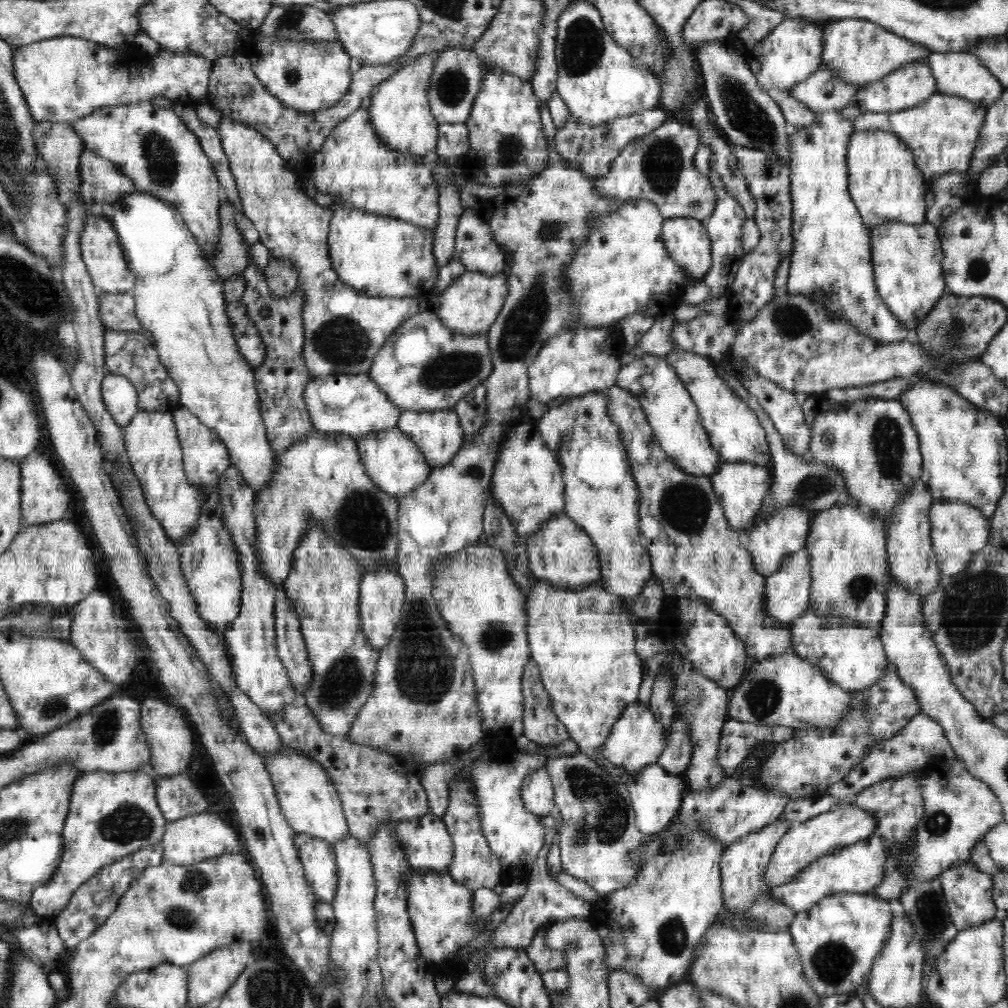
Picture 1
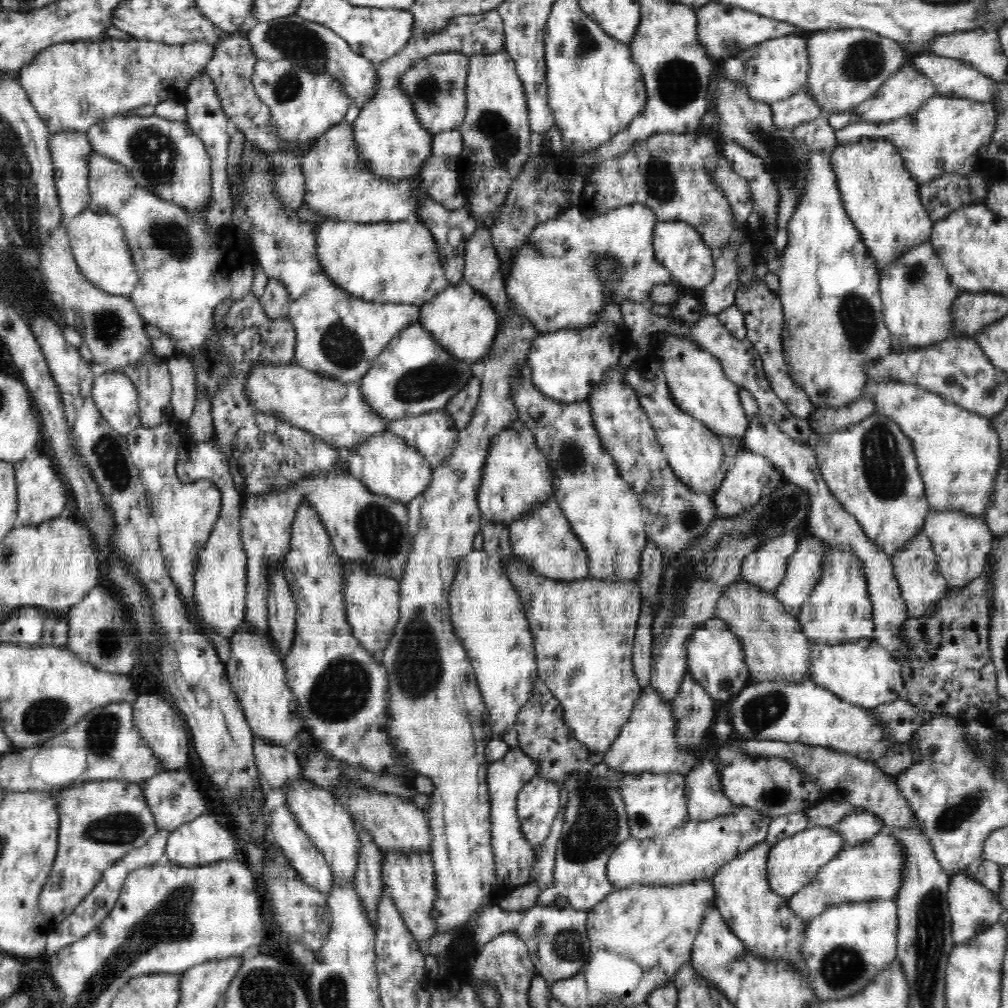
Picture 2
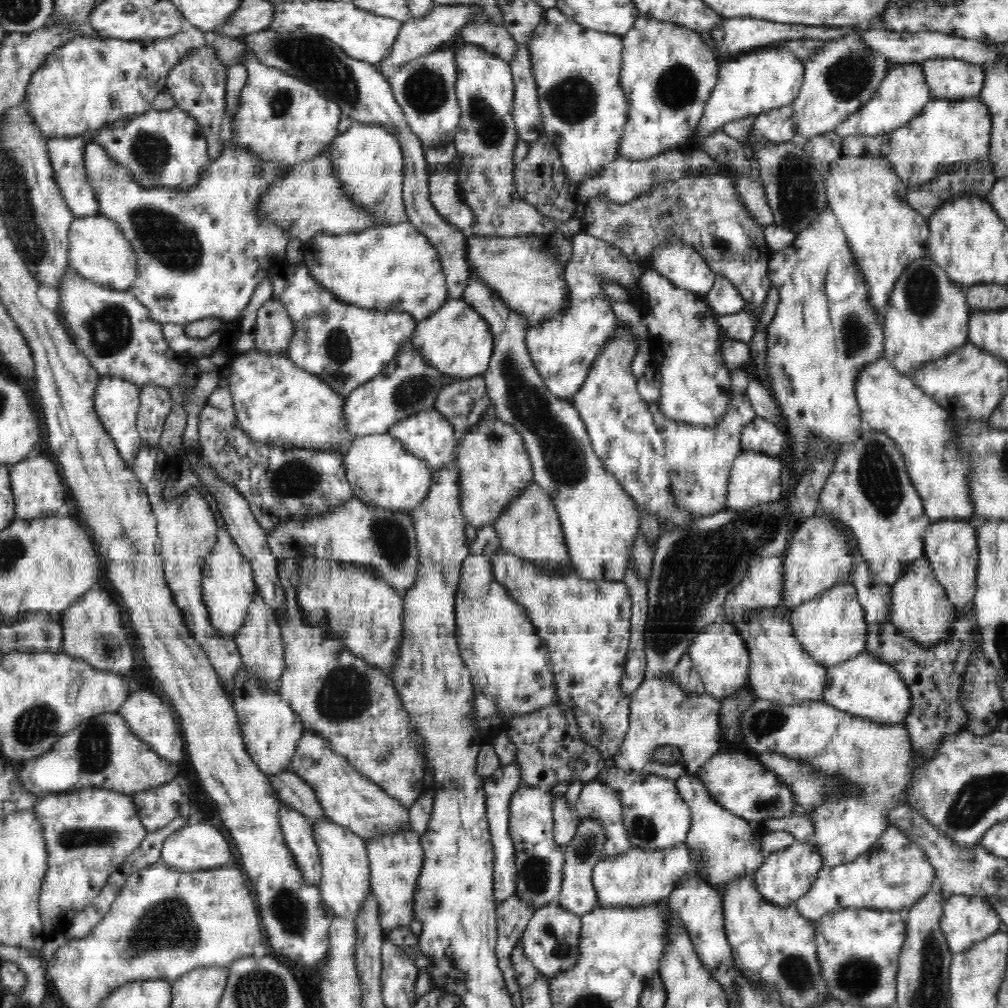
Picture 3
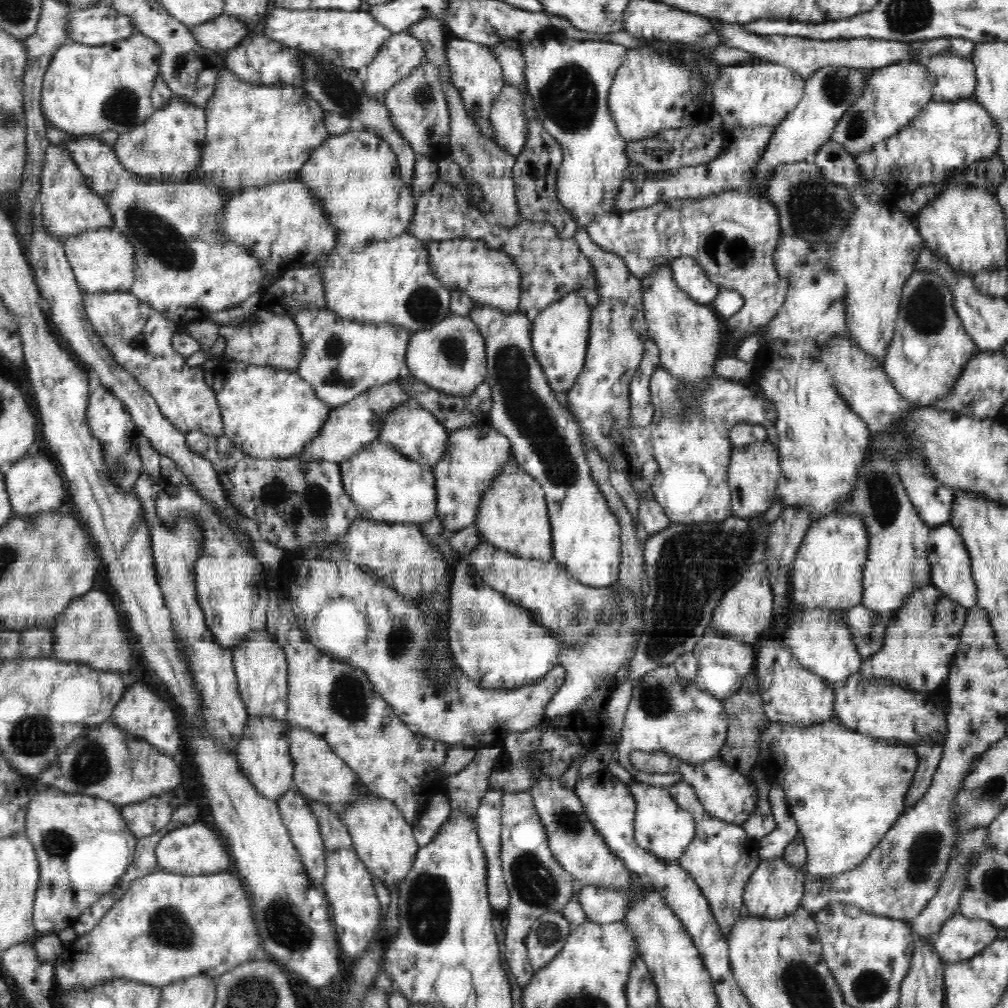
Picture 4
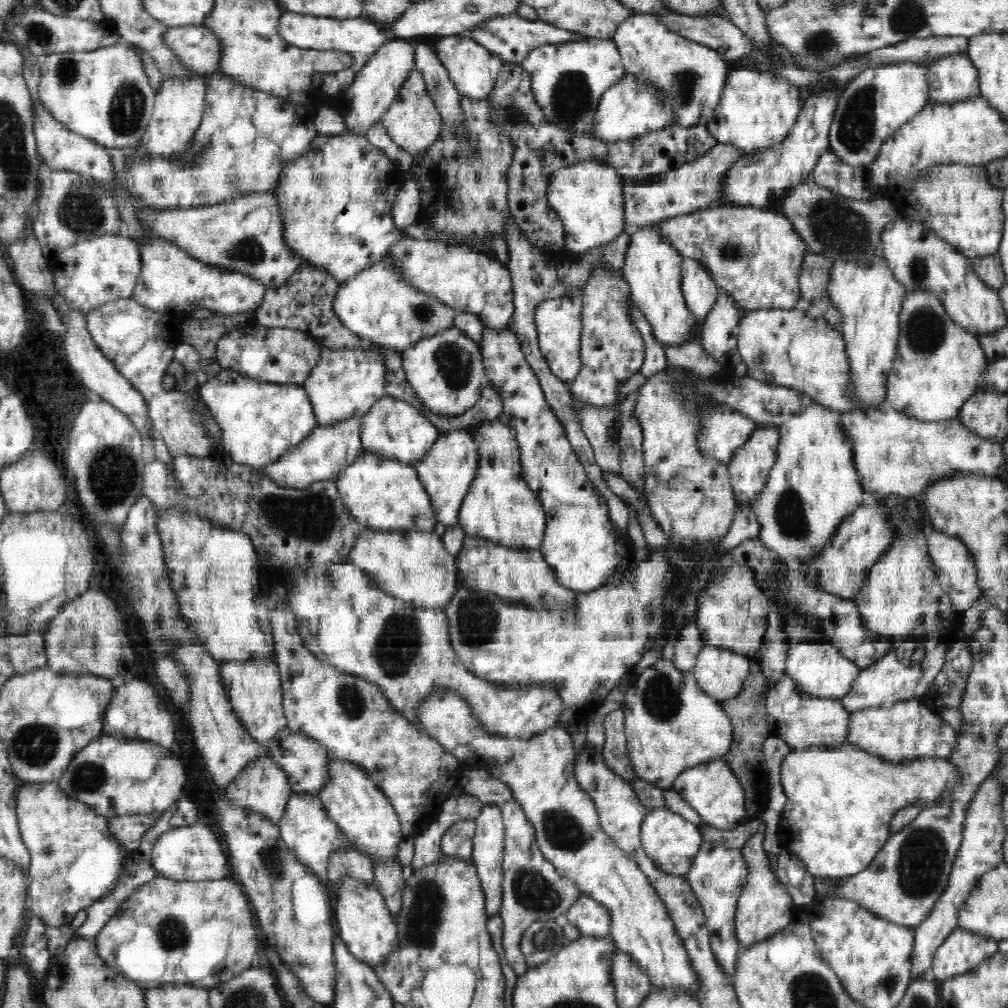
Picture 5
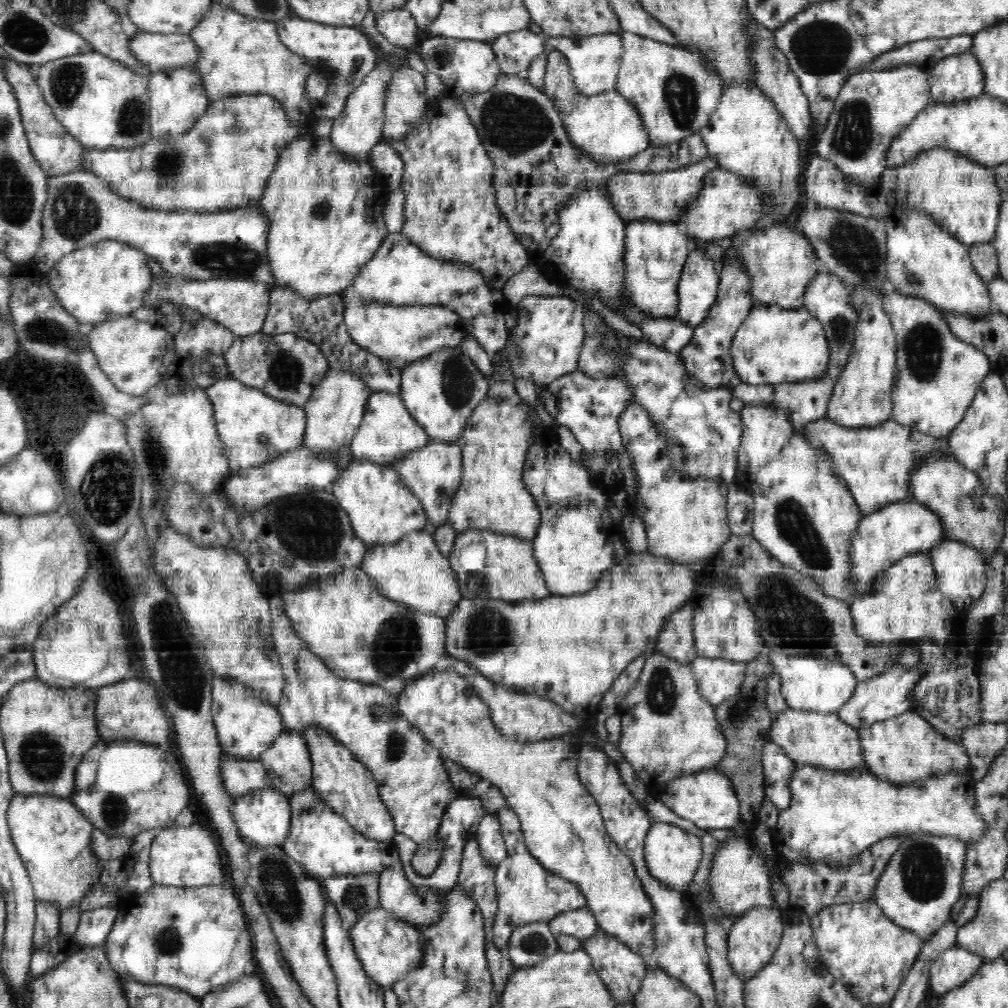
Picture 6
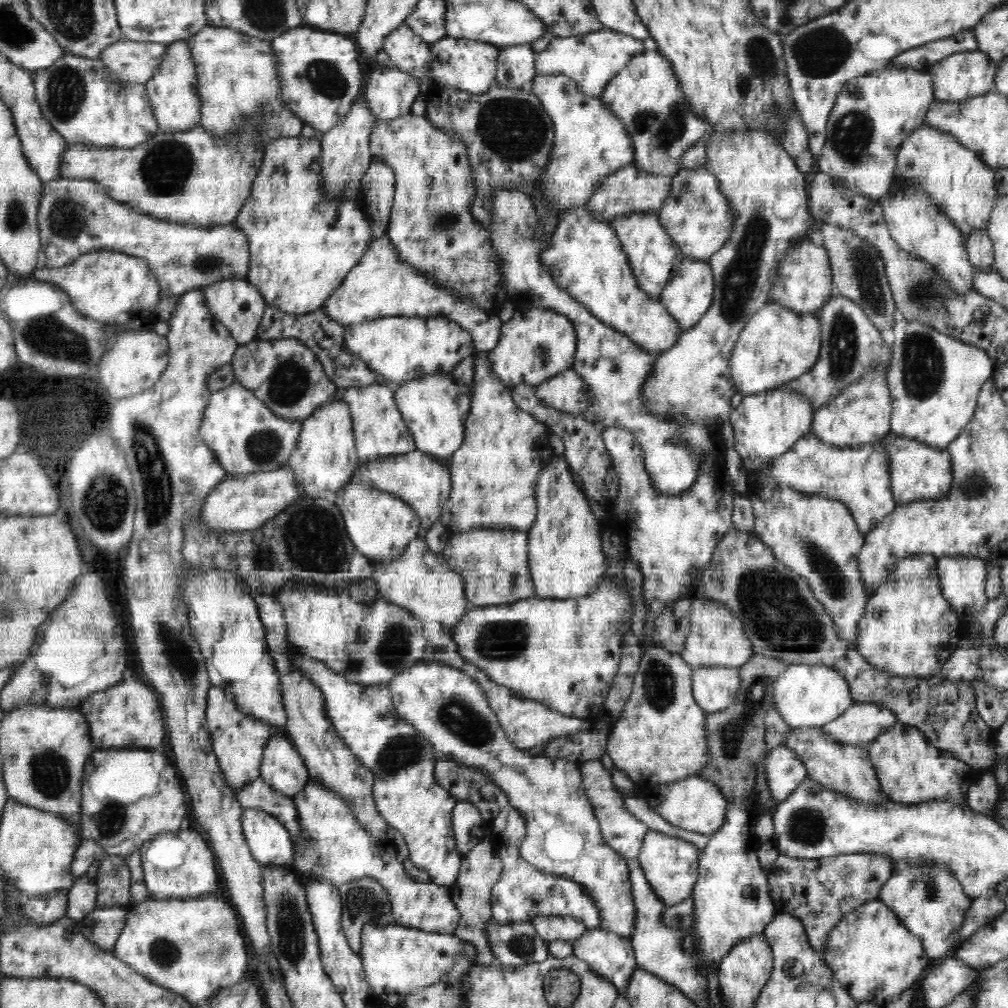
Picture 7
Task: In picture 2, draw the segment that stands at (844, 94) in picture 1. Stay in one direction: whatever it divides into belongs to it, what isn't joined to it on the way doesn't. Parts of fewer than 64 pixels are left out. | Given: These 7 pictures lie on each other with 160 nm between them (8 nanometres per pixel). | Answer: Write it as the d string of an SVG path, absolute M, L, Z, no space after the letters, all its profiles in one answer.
M806 84L796 94L771 103L772 120L778 128L792 131L794 126L814 120L823 114L822 105L810 93L811 88Z

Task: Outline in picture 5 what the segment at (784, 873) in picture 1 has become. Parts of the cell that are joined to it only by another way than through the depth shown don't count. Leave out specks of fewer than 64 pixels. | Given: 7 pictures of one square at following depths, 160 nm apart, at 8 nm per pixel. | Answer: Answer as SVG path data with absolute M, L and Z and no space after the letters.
M764 824L759 826L757 833L752 834L750 840L741 849L749 870L746 888L743 888L740 894L735 916L735 935L742 948L748 948L749 945L756 944L757 941L774 936L782 928L790 928L790 910L794 906L793 900L790 892L783 887L782 881L778 882L776 876L770 874L768 860L766 860L767 852L763 851L763 840Z

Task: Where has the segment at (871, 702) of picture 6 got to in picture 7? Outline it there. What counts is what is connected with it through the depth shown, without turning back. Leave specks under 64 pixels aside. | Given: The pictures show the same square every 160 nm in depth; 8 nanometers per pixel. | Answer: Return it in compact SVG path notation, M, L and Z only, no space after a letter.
M854 703L839 718L825 724L822 731L826 733L828 741L866 748L896 723L896 715L888 708L872 703Z

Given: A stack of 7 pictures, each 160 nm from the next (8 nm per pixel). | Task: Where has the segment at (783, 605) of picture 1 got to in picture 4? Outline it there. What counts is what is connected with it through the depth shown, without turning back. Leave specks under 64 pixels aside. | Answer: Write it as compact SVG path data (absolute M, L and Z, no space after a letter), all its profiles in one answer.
M834 512L812 523L792 562L791 604L830 609L849 609L860 605L868 540L868 531L860 515Z

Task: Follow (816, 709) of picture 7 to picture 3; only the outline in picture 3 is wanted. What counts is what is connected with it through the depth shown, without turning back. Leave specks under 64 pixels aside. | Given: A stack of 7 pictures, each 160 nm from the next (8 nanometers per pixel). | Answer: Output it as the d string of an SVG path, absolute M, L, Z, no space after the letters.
M852 580L841 581L825 589L814 600L791 608L789 616L796 640L807 653L825 669L858 656L867 646L867 620Z

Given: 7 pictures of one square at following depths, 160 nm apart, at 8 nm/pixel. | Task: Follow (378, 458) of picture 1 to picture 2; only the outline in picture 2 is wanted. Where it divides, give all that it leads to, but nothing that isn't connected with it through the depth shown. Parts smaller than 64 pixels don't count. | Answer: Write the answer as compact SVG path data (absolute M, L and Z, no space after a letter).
M384 430L370 435L360 444L354 444L346 451L347 468L351 475L362 480L370 492L382 494L399 503L410 503L430 484L433 468L425 458L406 441Z

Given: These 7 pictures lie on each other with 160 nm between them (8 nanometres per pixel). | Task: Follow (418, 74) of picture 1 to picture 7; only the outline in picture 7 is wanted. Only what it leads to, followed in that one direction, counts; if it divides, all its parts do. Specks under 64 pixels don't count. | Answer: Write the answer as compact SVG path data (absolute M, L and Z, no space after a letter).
M301 134L268 142L250 196L234 221L250 243L250 264L244 279L258 288L266 307L275 306L286 314L306 314L321 308L372 244L363 193L348 198L327 196L321 179L321 154L321 142Z

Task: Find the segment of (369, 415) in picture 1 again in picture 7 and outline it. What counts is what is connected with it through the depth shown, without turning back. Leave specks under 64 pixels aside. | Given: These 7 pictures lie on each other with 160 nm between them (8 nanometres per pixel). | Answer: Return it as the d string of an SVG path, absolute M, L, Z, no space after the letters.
M236 382L214 391L204 409L199 435L228 476L272 472L288 464L301 433L302 422L276 416L256 395Z

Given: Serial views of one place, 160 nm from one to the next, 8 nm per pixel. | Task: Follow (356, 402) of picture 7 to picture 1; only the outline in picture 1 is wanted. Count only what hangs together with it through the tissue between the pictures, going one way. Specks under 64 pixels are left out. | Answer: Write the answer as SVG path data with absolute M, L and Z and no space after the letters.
M450 409L437 411L402 411L399 416L397 427L415 441L418 448L423 452L428 464L433 468L448 464L460 450L465 441L465 434L459 423L458 415Z

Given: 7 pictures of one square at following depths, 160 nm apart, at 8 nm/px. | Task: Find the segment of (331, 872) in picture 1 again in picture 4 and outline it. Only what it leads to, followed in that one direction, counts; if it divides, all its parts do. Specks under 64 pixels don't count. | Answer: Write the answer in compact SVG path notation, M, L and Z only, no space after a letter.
M291 788L277 801L284 826L298 851L312 886L320 887L326 876L325 846L318 819L314 817L308 799Z

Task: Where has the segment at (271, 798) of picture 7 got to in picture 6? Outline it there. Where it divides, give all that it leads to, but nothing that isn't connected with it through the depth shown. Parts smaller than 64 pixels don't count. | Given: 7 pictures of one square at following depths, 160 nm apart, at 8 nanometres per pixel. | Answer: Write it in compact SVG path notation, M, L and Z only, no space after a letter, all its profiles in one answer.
M222 752L222 783L233 798L250 794L252 790L264 790L270 785L267 769L260 760L243 760Z

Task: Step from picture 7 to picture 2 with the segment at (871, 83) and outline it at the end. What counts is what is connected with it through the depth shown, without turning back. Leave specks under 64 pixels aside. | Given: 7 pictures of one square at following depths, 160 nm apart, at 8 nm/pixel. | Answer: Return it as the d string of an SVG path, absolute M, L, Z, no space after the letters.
M912 66L900 67L892 76L878 89L874 96L864 102L860 102L858 106L840 112L840 114L829 115L829 123L836 130L852 124L856 120L870 120L875 122L888 122L898 120L900 117L913 114L920 110L924 103L931 97L936 95L935 84L927 77L920 73Z

